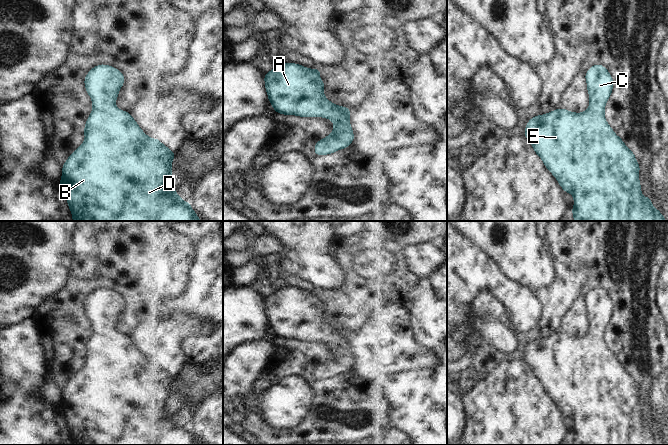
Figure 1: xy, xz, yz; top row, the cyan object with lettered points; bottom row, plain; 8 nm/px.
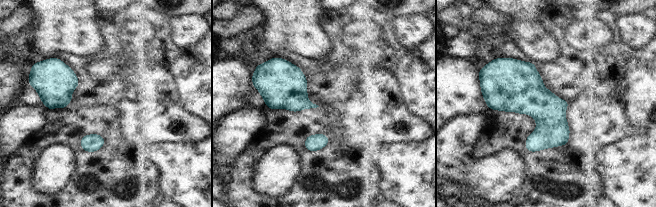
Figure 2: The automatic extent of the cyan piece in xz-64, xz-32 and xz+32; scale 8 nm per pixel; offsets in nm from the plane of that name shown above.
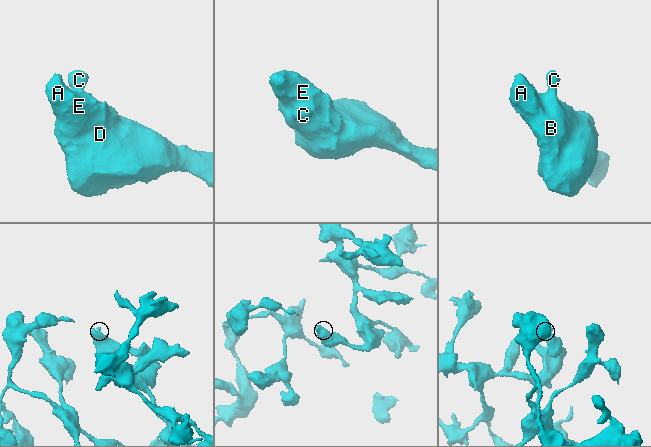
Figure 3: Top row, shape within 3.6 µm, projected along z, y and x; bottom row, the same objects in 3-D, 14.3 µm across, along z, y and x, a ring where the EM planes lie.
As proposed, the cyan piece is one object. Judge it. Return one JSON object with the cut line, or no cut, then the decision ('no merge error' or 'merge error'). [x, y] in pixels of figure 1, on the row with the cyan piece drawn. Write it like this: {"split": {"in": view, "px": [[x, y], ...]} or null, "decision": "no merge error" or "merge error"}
{"split": null, "decision": "no merge error"}

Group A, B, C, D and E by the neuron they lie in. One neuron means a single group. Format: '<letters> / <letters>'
A B C D E

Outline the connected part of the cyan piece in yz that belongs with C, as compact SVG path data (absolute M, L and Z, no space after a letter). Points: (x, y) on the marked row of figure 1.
M595 64L585 73L587 82L587 91L589 94L589 108L581 113L570 112L564 108L558 108L547 114L532 117L526 124L524 136L530 141L533 150L541 158L545 167L556 178L557 182L565 193L571 193L574 199L574 206L571 210L574 221L666 221L661 212L656 209L651 202L651 196L643 197L641 184L639 180L640 165L631 149L629 149L623 140L615 134L611 126L605 119L605 106L613 91L613 77L609 71L601 64Z

